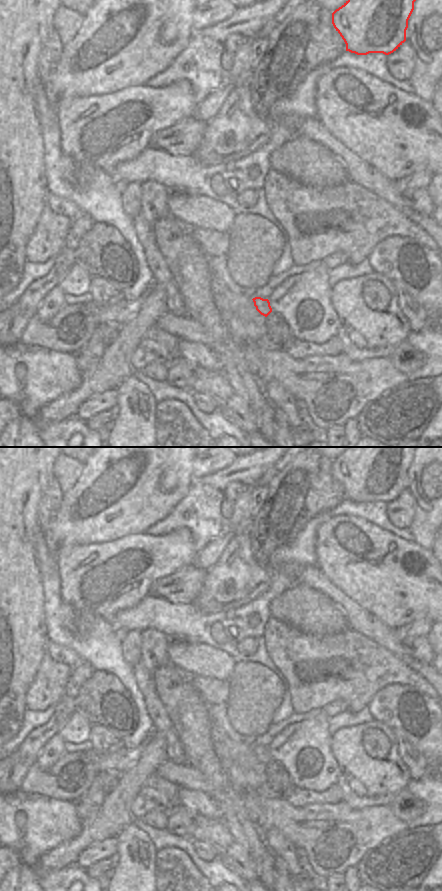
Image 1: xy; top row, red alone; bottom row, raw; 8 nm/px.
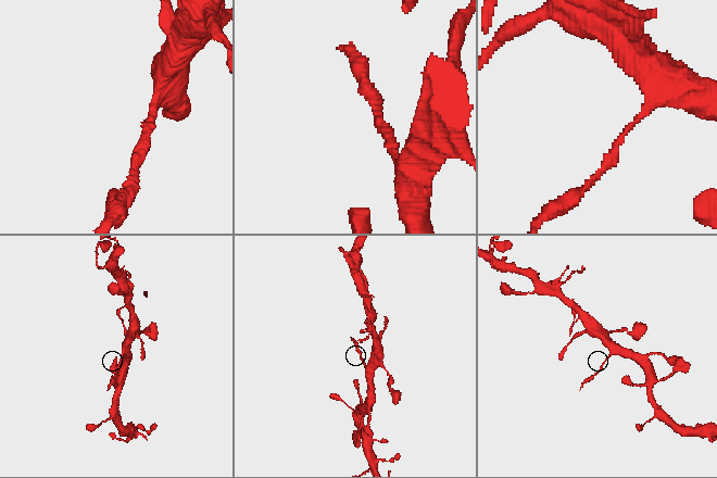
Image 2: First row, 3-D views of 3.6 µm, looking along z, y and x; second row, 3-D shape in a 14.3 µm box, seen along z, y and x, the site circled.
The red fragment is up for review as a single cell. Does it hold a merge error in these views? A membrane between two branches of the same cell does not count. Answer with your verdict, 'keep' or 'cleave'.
cleave

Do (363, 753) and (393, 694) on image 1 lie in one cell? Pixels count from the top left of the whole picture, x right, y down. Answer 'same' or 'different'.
different

